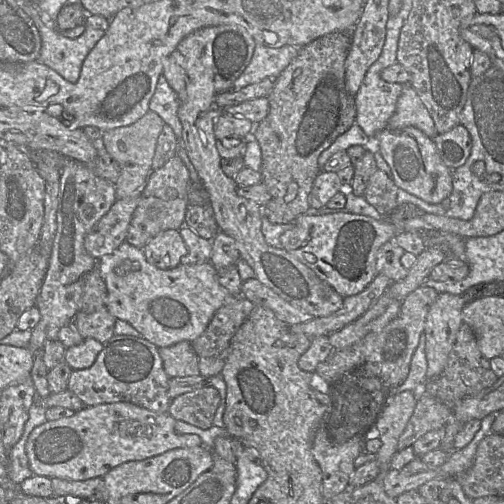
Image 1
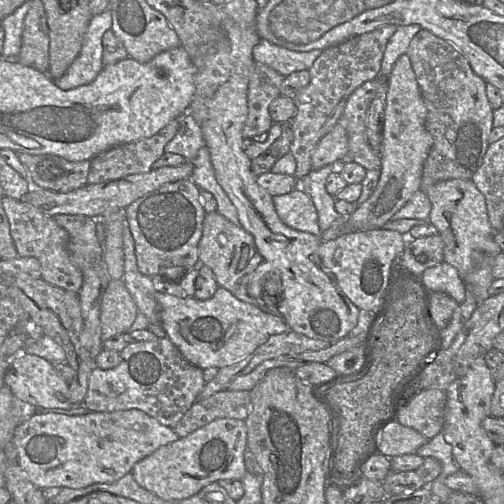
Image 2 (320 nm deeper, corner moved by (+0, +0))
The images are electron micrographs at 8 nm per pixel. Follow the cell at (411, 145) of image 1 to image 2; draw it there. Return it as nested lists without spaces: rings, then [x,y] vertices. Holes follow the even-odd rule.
[[[451,179],[438,182],[427,190],[426,195],[431,202],[429,221],[437,228],[444,242],[443,260],[457,269],[466,289],[473,293],[478,305],[490,297],[489,287],[494,280],[493,261],[495,256],[502,252],[494,241],[494,230],[488,219],[485,198],[472,179]]]

